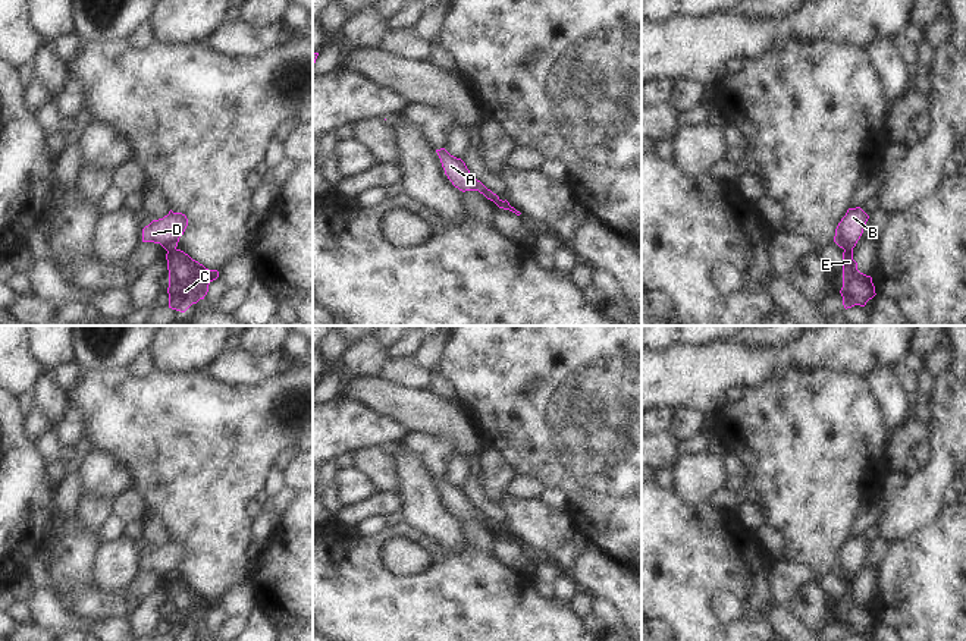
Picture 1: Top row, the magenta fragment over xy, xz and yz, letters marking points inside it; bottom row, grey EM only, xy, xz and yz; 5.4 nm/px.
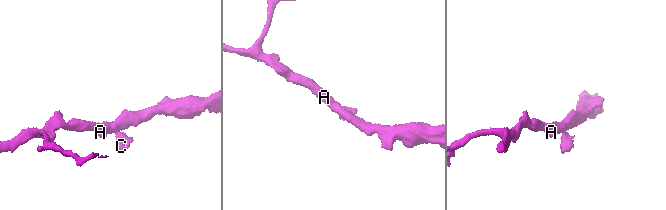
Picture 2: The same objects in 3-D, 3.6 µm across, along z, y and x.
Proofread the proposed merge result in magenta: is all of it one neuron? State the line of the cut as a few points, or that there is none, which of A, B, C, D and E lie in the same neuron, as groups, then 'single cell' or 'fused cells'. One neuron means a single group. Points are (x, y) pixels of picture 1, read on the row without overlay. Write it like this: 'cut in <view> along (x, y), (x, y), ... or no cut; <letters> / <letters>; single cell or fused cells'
cut in xy along (175, 577), (168, 580); A B D / C E; fused cells

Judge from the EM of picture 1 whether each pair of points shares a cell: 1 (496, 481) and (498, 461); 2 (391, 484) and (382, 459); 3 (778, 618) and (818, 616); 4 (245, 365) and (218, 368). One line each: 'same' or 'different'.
1: same
2: same
3: different
4: same

